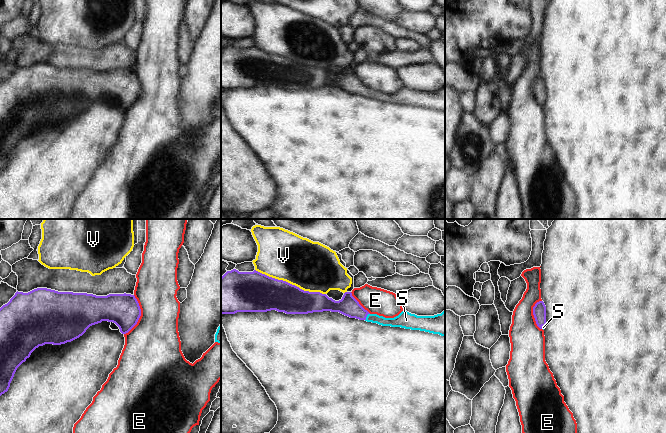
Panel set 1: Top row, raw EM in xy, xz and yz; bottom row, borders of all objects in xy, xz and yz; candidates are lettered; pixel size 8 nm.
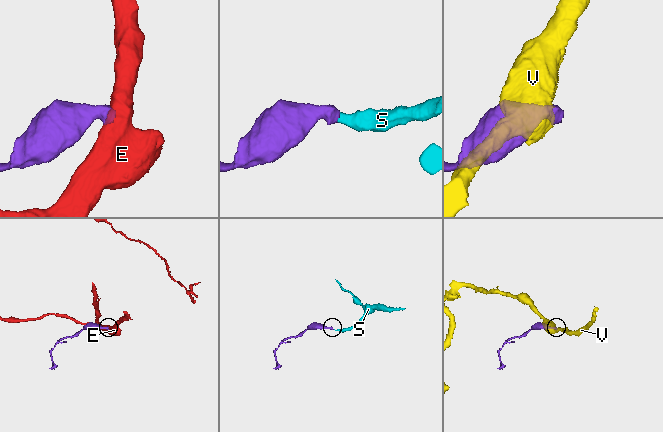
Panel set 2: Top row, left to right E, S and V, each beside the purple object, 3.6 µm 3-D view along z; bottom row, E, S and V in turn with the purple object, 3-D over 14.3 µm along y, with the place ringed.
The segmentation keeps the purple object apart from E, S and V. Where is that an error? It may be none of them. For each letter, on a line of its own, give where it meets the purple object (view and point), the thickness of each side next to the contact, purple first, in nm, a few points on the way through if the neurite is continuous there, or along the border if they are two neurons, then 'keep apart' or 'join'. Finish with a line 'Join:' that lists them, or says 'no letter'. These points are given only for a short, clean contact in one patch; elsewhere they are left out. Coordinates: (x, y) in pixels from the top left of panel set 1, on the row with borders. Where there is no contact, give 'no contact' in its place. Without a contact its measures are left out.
E: meets purple in xy at (140, 315); 260 nm thick on the purple side, 420 nm on the other; border along xy (134, 295), (140, 309), (140, 317), (124, 334); keep apart
S: meets purple in xz at (366, 316); 160 nm thick on the purple side, 80 nm on the other; runs through xz (348, 305), (366, 316), (374, 318); join
V: meets purple in xz at (289, 283); 300 nm thick on the purple side, 400 nm on the other; keep apart
Join: S

